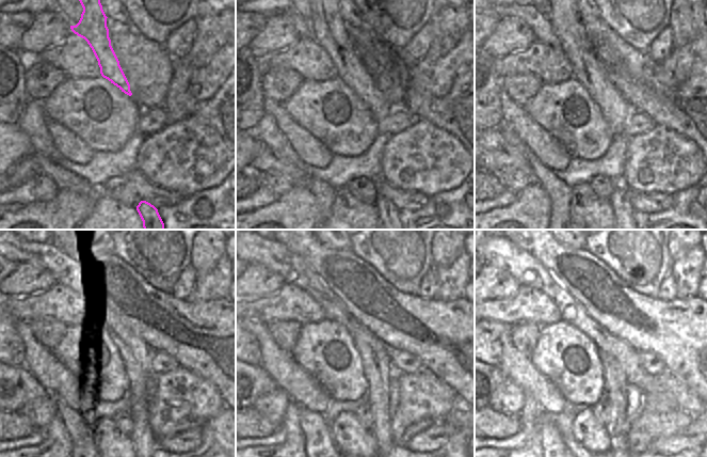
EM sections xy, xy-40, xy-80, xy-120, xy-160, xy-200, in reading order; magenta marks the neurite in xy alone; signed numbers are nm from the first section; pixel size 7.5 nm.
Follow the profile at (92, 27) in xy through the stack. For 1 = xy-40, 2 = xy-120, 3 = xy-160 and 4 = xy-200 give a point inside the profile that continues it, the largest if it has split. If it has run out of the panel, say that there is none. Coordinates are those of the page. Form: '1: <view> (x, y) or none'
1: xy-40 (328, 29)
2: xy-120 (137, 356)
3: xy-160 (376, 365)
4: xy-200 (614, 379)

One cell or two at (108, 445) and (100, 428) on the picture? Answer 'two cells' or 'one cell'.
one cell

